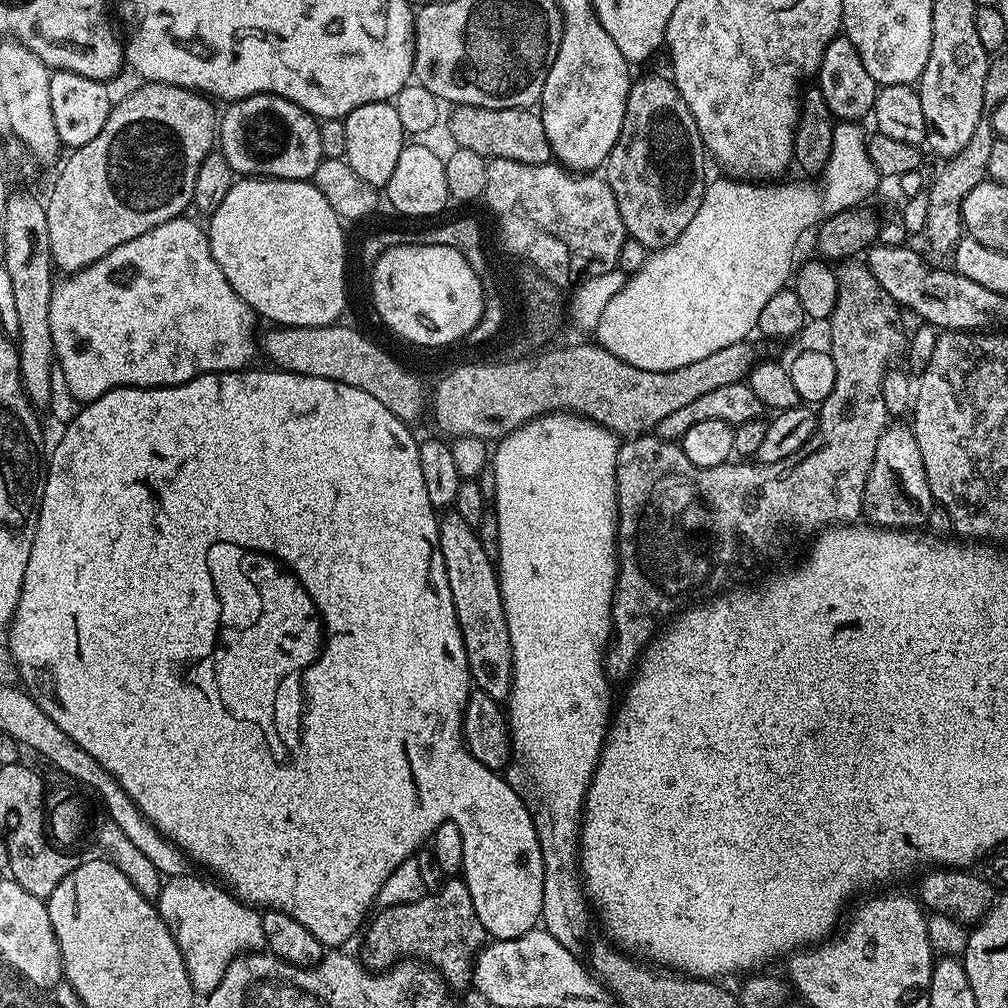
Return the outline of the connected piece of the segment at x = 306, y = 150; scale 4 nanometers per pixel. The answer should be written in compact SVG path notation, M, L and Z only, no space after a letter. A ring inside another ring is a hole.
M270 92L231 101L225 108L218 124L218 148L237 177L311 181L322 159L317 117Z

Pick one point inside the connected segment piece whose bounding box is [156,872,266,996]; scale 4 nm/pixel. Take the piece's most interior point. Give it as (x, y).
(213, 929)

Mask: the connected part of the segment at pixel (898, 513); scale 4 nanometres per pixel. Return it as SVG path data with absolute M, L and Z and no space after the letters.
M889 423L878 438L878 450L874 450L874 462L866 478L863 515L876 526L912 528L920 526L932 508L932 491L926 482L926 466L922 466L916 436L907 423Z

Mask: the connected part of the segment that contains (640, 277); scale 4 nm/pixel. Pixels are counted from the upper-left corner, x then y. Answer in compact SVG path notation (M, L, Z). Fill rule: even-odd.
M720 179L724 180L707 181L698 214L694 214L690 226L682 230L675 242L653 251L642 267L625 279L622 290L606 302L606 310L598 318L594 336L600 347L638 370L653 373L678 370L690 366L690 362L718 354L726 346L739 345L740 340L753 335L758 314L762 314L768 299L785 288L793 275L796 243L812 223L815 225L821 219L822 196L812 184Z

